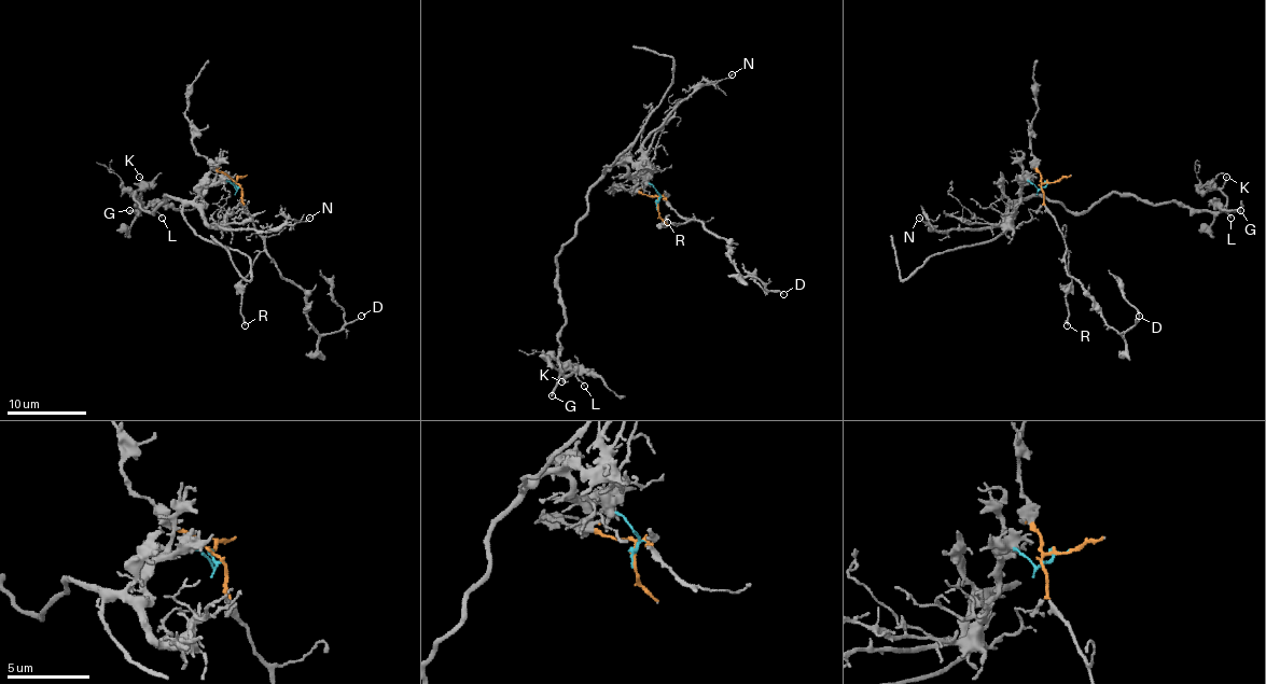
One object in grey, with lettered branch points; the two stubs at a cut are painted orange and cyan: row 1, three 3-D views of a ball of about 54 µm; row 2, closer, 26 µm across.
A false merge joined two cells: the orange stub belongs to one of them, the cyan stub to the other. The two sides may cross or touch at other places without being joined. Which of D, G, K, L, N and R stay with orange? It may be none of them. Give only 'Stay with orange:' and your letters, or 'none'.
Stay with orange: D, R

